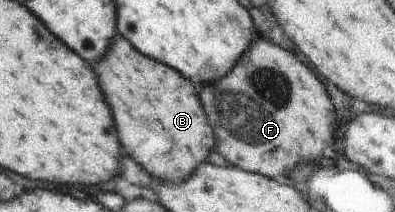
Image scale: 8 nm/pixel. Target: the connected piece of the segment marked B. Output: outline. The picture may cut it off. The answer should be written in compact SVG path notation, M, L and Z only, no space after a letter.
M119 33L104 59L96 63L95 73L113 109L125 153L153 179L173 185L188 180L198 166L207 162L207 155L216 145L193 85L172 67L141 55Z

